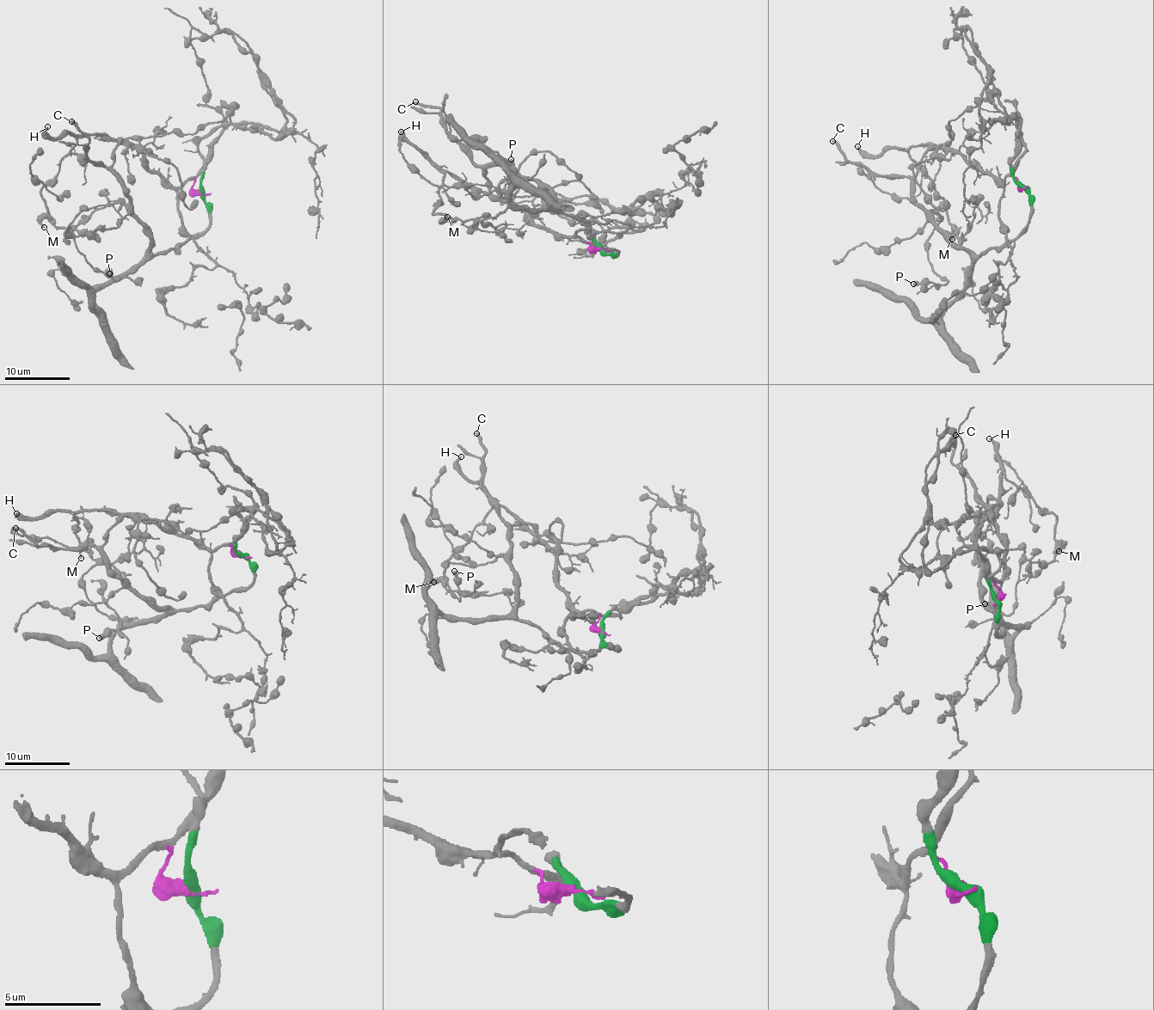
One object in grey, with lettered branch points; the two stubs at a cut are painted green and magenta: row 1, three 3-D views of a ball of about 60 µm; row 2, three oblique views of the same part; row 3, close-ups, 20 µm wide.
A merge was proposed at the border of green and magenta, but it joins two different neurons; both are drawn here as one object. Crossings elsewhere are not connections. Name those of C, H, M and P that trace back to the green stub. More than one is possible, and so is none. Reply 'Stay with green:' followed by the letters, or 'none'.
Stay with green: C, P

